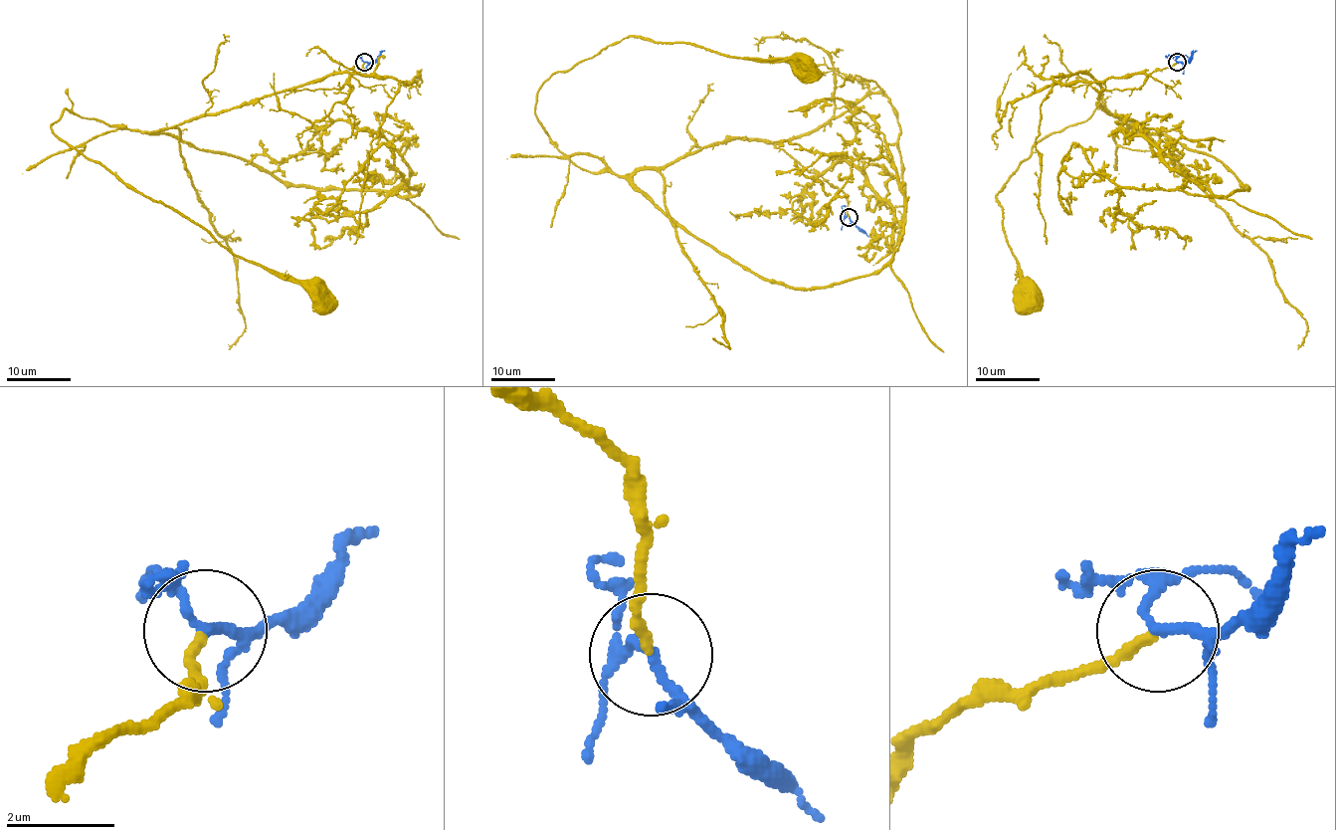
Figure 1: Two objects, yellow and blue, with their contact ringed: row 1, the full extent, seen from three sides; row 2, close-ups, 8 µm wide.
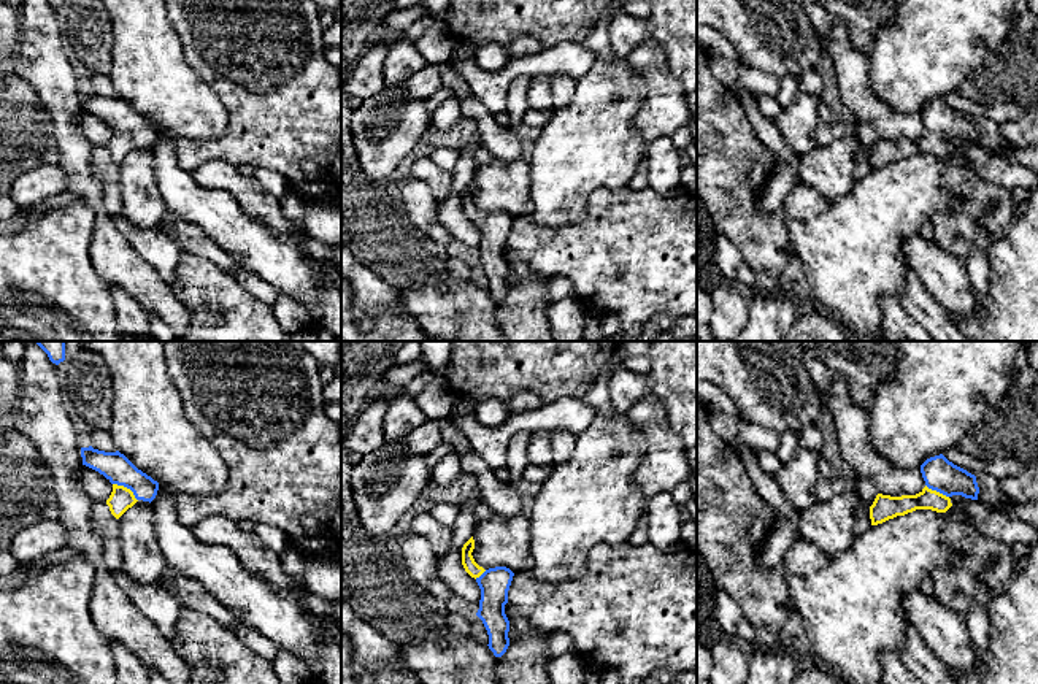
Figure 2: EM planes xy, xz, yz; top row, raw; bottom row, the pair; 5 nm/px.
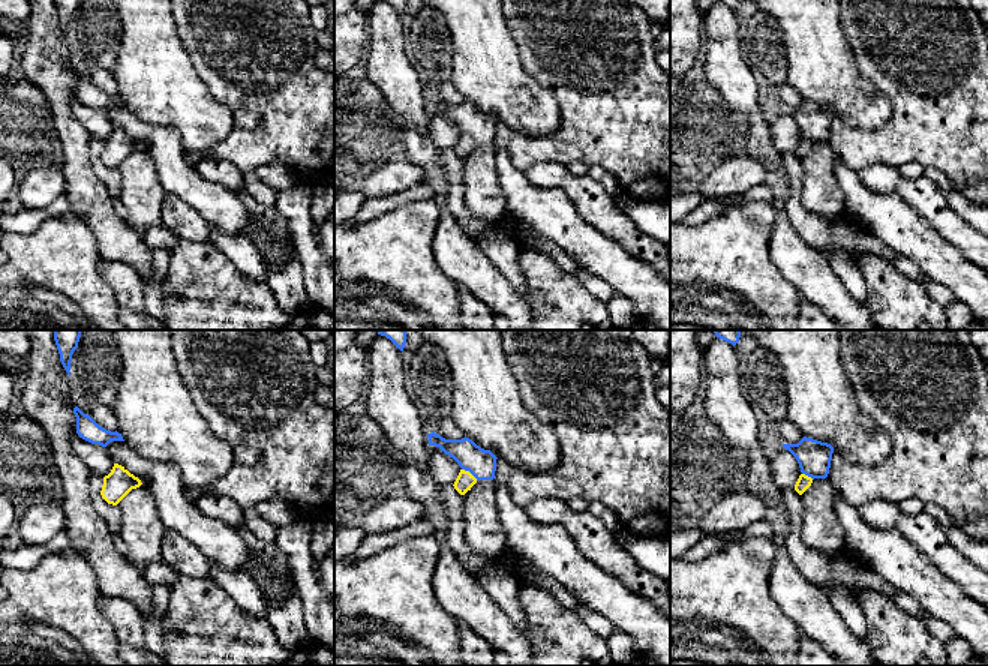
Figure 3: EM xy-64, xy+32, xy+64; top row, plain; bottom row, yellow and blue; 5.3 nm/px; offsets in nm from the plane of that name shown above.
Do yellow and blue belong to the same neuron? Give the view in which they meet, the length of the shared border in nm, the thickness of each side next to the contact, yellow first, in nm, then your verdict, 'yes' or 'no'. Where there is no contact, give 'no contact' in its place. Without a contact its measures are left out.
xy | 160 nm | 120/150 nm | yes

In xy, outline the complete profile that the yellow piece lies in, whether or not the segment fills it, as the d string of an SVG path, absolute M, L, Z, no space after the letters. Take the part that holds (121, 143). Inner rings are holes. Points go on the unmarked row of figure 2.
M81 92L83 110L103 119L111 129L113 136L106 144L111 159L119 163L138 144L152 146L159 135L159 127L138 114L124 98L105 97Z

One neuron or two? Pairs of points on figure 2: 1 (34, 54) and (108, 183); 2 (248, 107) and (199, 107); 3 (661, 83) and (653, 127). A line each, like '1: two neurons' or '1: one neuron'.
1: two neurons
2: two neurons
3: one neuron

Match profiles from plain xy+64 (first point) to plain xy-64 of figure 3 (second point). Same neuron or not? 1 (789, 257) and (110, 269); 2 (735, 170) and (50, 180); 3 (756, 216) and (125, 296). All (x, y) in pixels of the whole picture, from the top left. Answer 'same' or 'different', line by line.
1: different
2: same
3: different

